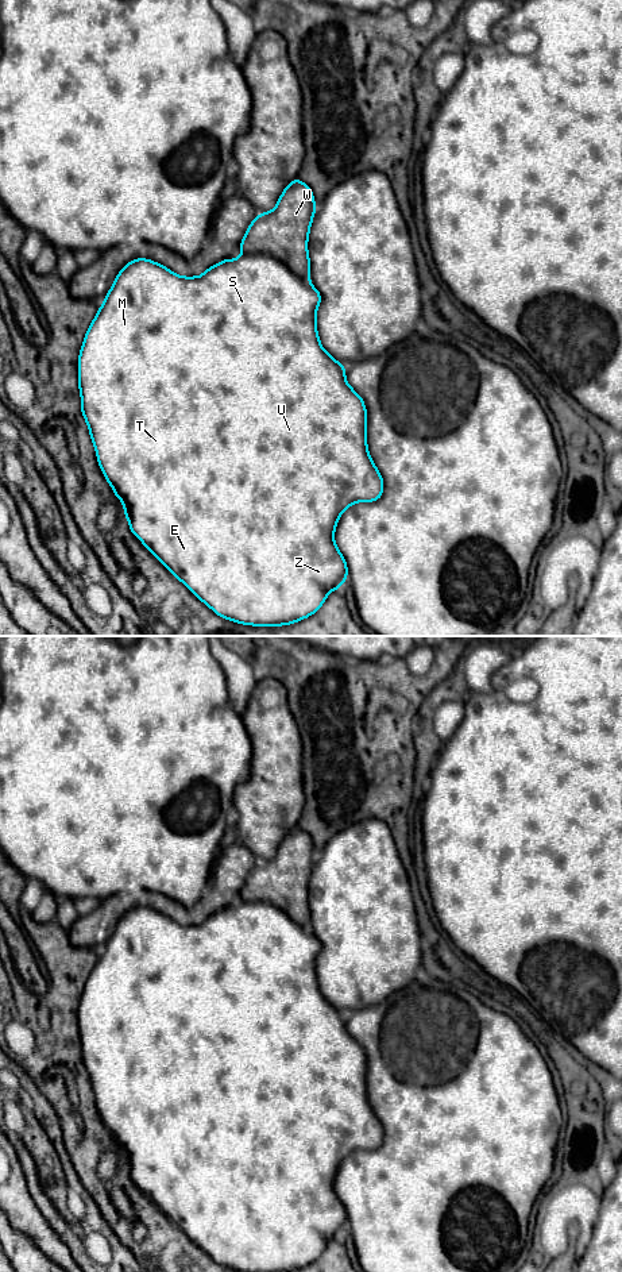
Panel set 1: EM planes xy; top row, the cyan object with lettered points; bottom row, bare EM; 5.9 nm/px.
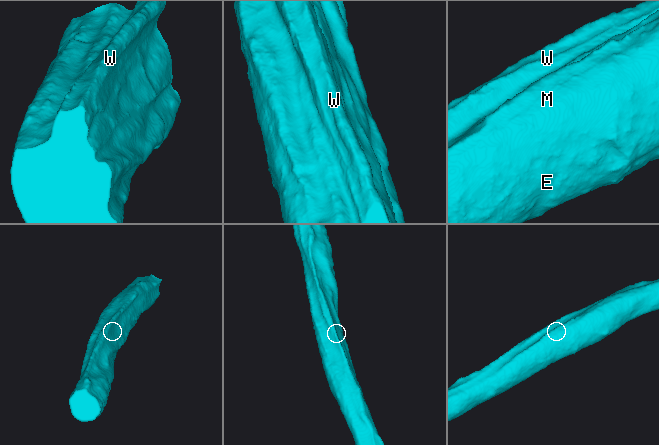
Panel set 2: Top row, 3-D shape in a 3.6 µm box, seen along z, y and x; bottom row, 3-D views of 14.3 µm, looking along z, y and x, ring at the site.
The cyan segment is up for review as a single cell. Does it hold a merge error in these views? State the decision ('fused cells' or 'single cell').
fused cells

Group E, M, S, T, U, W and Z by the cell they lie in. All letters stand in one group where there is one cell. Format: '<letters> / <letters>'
E M S T U Z / W

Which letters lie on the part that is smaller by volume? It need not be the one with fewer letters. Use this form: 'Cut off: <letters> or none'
Cut off: W

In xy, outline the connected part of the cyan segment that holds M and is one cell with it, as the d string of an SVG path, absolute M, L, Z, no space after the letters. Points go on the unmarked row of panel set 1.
M242 902L205 917L198 925L181 925L146 906L127 911L98 956L78 1003L81 1059L89 1075L97 1110L113 1142L124 1153L131 1180L217 1264L239 1272L294 1272L316 1261L328 1242L347 1229L348 1215L333 1183L341 1161L355 1150L372 1150L383 1142L383 1126L367 1096L367 1059L348 1033L345 1014L321 994L316 960L320 940L267 902Z

